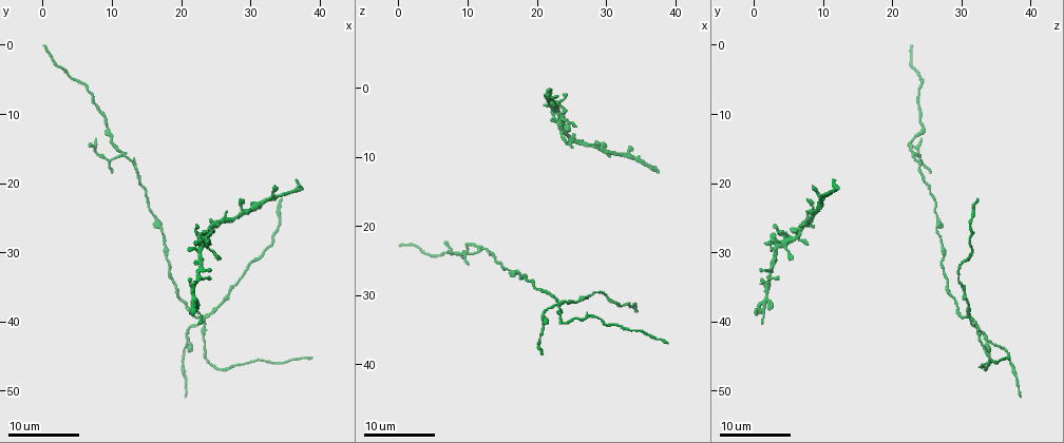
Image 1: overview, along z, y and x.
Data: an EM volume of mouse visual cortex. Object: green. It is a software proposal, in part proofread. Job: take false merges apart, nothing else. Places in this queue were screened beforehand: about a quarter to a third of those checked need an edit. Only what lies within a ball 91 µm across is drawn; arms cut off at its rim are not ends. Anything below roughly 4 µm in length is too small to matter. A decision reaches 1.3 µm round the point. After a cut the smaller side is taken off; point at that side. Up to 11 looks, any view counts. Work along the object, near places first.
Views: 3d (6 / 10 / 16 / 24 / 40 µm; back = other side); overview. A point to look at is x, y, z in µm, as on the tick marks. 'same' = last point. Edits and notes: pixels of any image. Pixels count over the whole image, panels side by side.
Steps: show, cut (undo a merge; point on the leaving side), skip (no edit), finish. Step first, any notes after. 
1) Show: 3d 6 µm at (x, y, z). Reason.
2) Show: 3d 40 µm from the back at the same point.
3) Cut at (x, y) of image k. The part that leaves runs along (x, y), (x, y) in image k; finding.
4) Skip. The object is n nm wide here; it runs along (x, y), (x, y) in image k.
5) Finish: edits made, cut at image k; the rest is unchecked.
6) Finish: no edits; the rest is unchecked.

Show: 3d 24 µm at (25.5, 47.0, 33.5). A narrow waist.

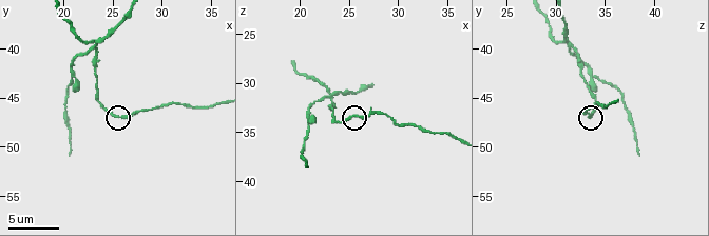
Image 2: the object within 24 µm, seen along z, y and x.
Show: 3d 6 µm at (25.8, 47.0, 33.4).

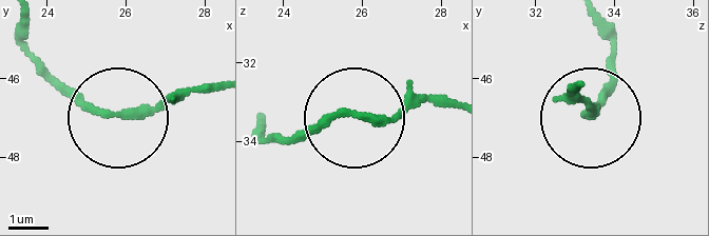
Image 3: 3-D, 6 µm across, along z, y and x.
Skip. It runs along (255, 115), (259, 132), (286, 138), (454, 98) in image 3; one neuron here.

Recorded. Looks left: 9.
Show: 3d 16 µm at (23.6, 39.2, 31.2). Four or more arms meet.

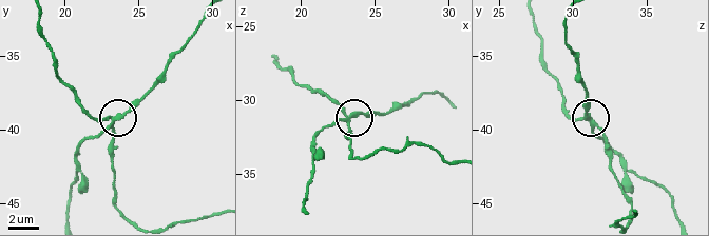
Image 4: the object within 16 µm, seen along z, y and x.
Cut at (93, 137) of image 4. The part that leaves runs along (111, 124), (151, 86), (202, 19) in image 4; a second neuron is stuck on.

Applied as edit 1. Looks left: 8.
Show: overview.

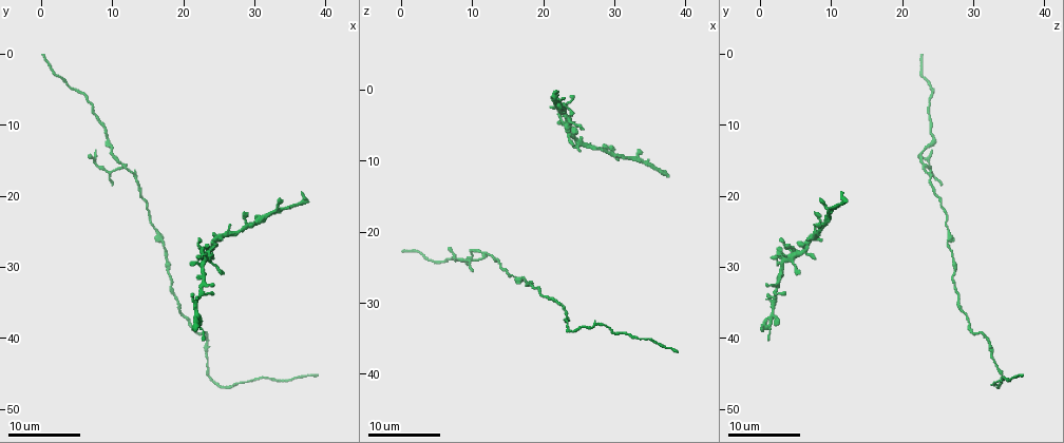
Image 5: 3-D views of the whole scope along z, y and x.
Show: 3d 10 µm at (17.0, 26.5, 26.5).

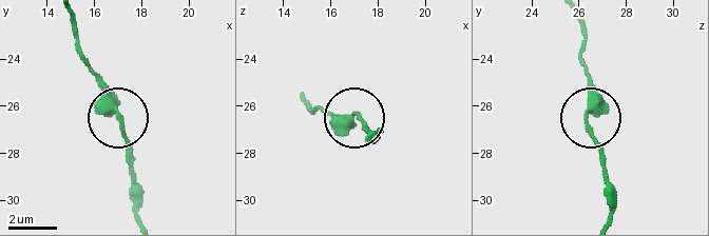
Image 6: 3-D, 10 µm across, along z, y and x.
Show: 3d 10 µm from the back at (16.9, 26.3, 26.4).

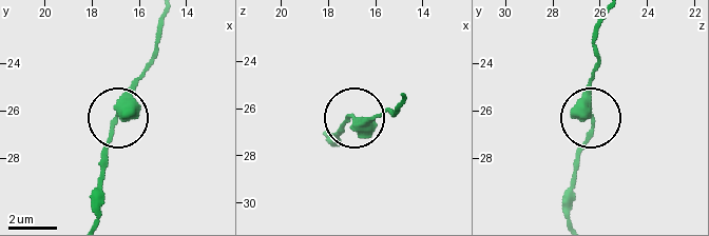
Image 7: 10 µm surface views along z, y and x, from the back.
Skip. It runs along (576, 165), (594, 119), (588, 83), (594, 66) in image 7; continuous, no second neuron.

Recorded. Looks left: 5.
Show: 3d 16 µm at (6.5, 6.5, 24.0). Thick turns thin.

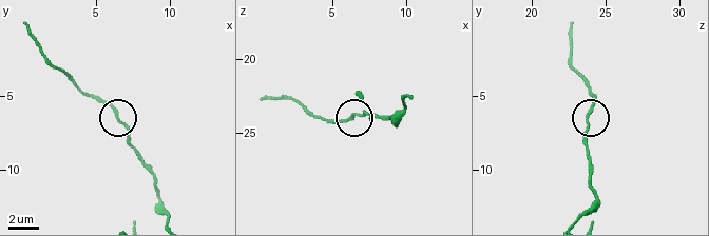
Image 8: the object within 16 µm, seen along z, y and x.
Skip. The object is 170 nm wide here; it runs along (169, 218), (153, 173), (127, 128), (113, 109), (91, 95) in image 8; one neuron here.

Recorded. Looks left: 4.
Show: 3d 10 µm at (12.0, 15.5, 23.5). Three arms meet.

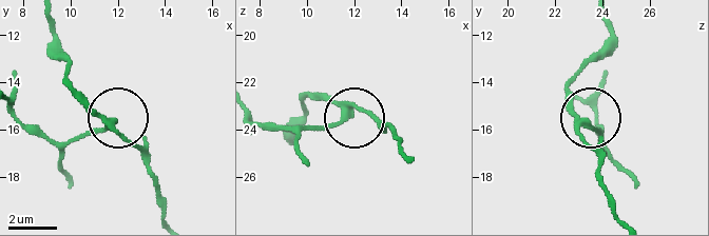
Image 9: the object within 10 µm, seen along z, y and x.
Show: 3d 6 µm at (11.7, 15.7, 23.2). Closer look.

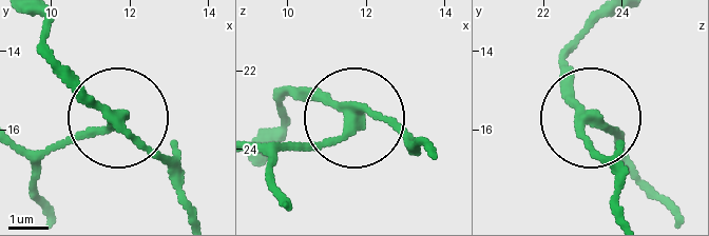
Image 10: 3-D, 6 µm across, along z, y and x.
Cut at (68, 137) of image 10. 3 arms meet here; the part that leaves runs along (117, 114), (50, 148), (20, 151) in image 10; two neurons meet here.

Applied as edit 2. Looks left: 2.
Finish: edits made, cut at image 4, cut at image 10; the rest is unchecked.

